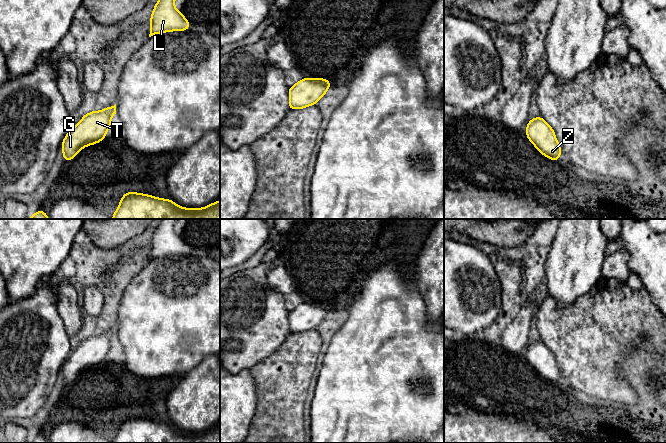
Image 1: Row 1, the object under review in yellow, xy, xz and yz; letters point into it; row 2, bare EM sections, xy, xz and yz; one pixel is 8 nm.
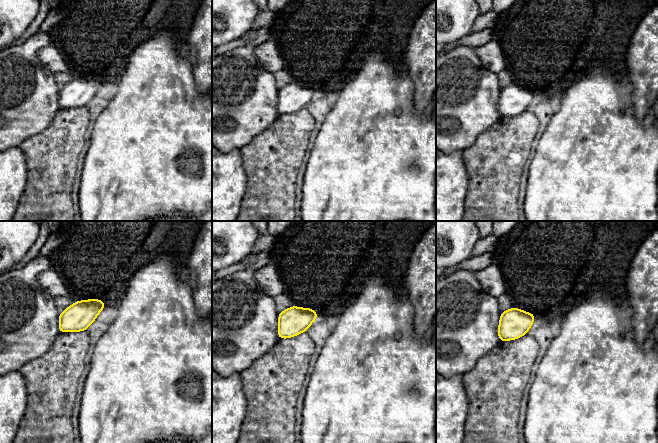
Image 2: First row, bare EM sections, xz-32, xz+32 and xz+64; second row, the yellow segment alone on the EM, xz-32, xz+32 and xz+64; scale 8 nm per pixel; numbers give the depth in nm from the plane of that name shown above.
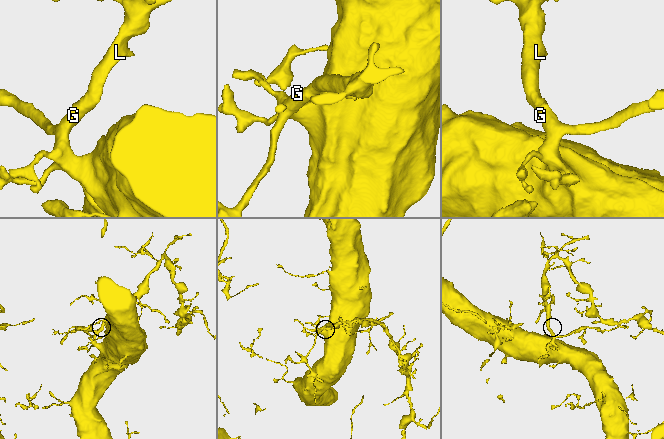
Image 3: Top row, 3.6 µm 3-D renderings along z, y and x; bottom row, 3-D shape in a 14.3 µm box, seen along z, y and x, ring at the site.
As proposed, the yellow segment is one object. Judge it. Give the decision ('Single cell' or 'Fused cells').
Single cell

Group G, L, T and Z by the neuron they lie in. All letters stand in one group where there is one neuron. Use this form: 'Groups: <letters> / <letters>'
Groups: G L T Z

